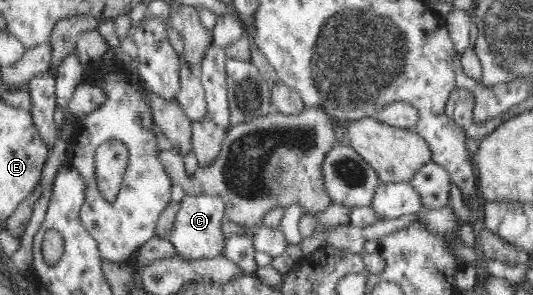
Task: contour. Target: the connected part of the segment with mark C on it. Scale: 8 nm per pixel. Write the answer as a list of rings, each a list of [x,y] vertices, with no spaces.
[[[213,194],[185,195],[181,200],[179,212],[175,215],[173,229],[169,231],[169,241],[178,256],[187,260],[215,259],[223,256],[225,250],[225,234],[223,234],[223,219],[225,219],[224,201]]]

